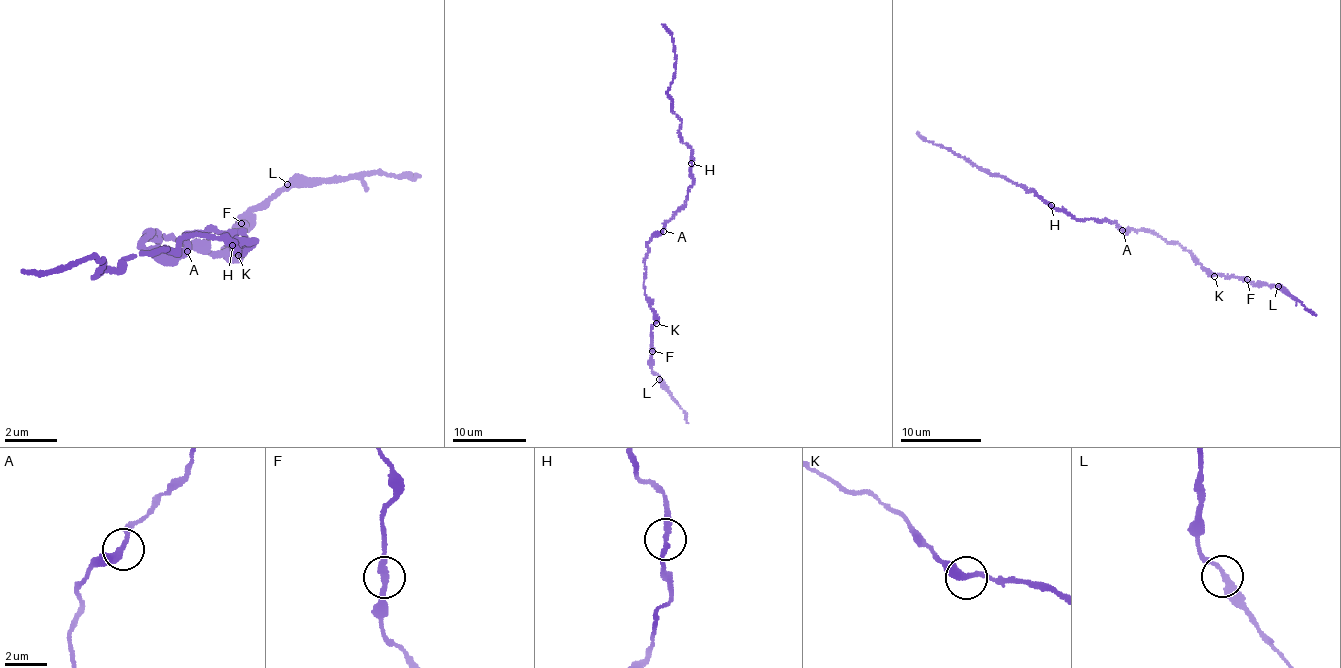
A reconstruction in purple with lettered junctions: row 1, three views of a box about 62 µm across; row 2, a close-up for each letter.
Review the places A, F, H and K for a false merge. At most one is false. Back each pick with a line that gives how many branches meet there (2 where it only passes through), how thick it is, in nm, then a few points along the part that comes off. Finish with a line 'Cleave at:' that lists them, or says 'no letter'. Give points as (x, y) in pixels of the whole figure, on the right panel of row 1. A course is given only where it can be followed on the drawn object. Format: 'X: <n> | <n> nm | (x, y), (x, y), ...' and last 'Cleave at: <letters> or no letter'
Cleave at: no letter

